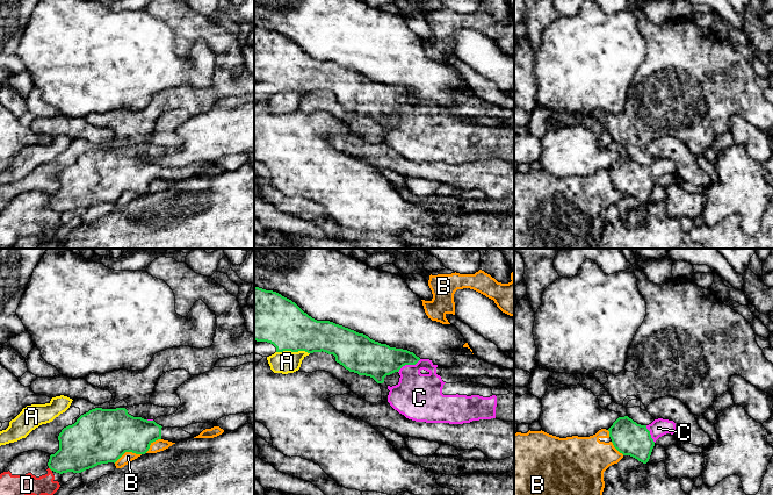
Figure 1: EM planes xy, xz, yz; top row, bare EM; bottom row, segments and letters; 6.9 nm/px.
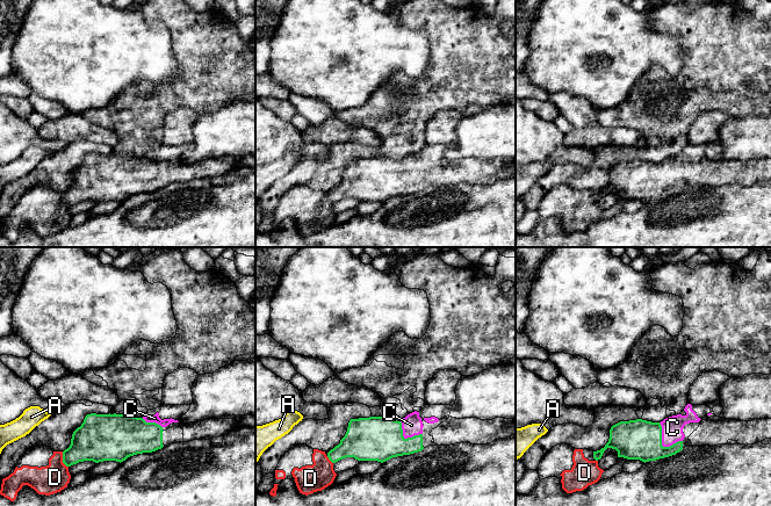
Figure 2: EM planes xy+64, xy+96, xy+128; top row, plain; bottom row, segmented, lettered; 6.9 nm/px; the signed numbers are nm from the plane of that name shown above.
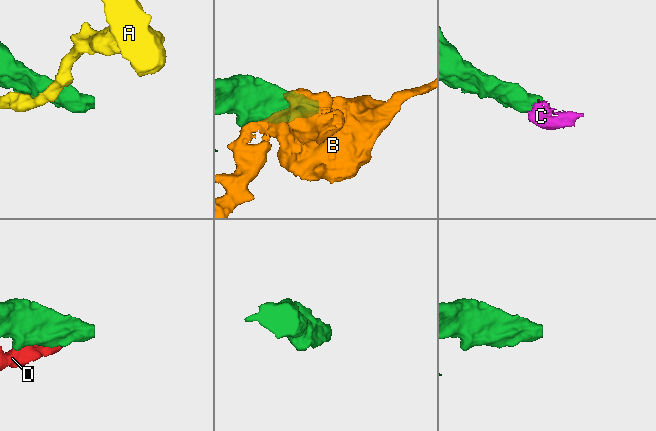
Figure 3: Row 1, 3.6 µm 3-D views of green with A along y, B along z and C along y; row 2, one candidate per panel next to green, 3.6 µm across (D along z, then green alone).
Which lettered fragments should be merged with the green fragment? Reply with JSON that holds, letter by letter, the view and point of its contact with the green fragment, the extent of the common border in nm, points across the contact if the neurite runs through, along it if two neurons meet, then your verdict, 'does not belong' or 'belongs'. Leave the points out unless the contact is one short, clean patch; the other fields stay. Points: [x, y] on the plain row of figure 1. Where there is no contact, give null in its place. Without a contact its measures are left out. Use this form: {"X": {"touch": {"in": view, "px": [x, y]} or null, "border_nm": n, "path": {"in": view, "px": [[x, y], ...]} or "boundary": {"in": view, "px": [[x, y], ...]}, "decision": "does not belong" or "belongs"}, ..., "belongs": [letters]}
{"A": {"touch": {"in": "xz", "px": [293, 91]}, "border_nm": 240, "decision": "does not belong"}, "B": {"touch": {"in": "xy", "px": [127, 191]}, "border_nm": 200, "decision": "does not belong"}, "C": {"touch": {"in": "xz", "px": [409, 103]}, "border_nm": 180, "path": {"in": "xz", "px": [[377, 100], [402, 100], [409, 103], [411, 122], [419, 137]]}, "decision": "belongs"}, "D": {"touch": {"in": "xy", "px": [50, 208]}, "border_nm": 40, "decision": "does not belong"}, "belongs": ["C"]}

